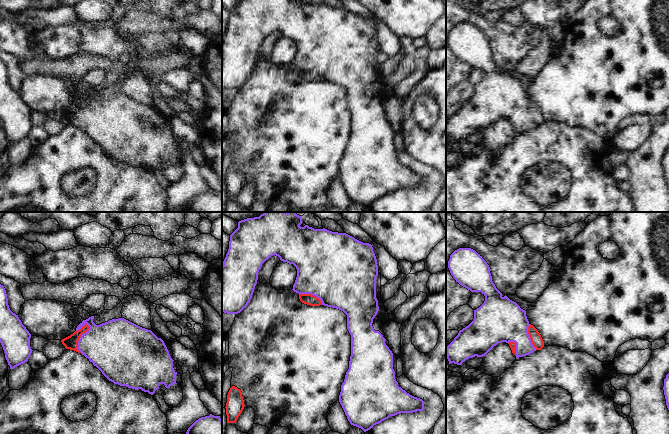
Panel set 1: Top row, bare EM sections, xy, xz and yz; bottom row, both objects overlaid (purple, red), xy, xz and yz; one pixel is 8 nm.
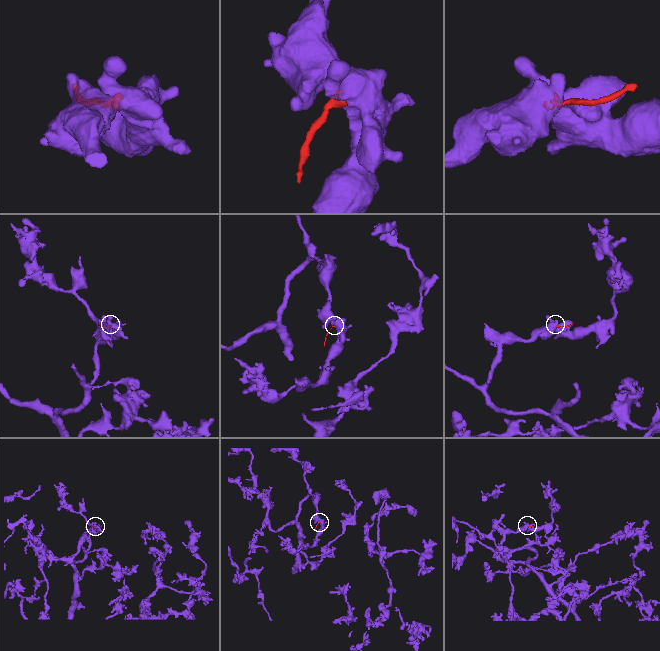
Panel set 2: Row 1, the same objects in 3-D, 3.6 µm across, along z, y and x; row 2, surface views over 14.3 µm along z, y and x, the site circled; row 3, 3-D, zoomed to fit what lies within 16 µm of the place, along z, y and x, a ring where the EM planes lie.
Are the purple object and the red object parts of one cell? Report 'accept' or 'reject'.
accept

